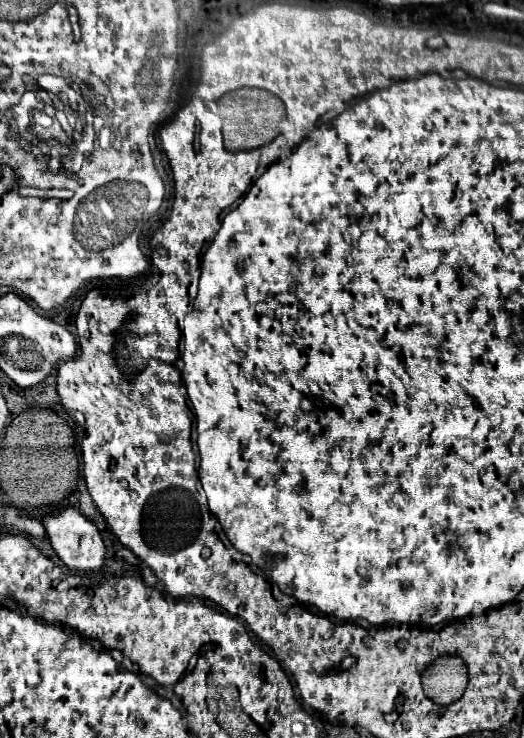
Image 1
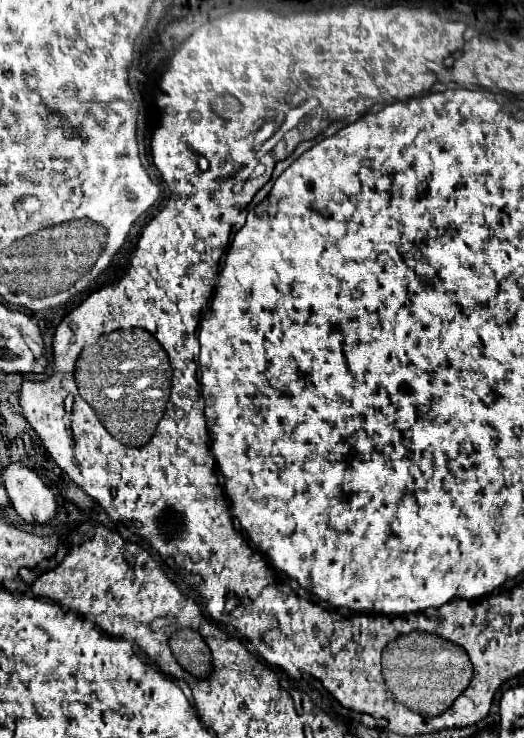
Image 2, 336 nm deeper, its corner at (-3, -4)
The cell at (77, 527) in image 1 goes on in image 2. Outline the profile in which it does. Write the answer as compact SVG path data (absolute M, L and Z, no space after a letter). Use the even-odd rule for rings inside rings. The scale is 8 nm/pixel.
M12 463L2 471L2 481L12 507L24 521L44 525L56 519L56 497L34 471L20 463Z

